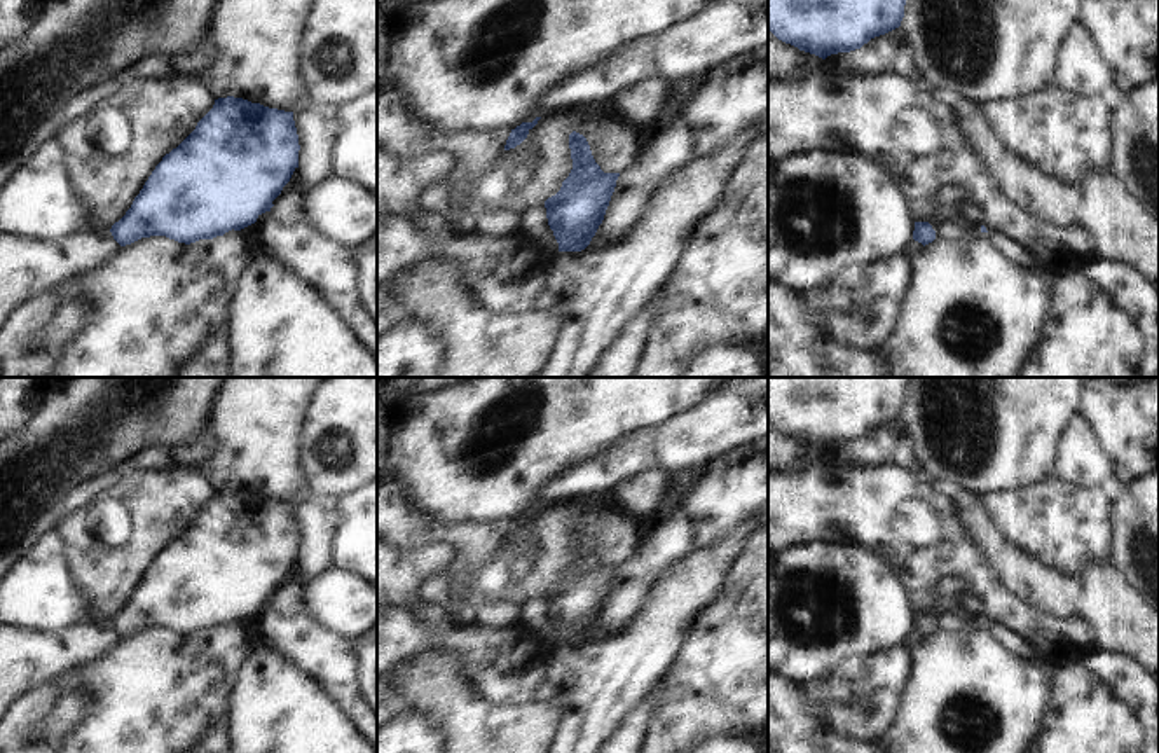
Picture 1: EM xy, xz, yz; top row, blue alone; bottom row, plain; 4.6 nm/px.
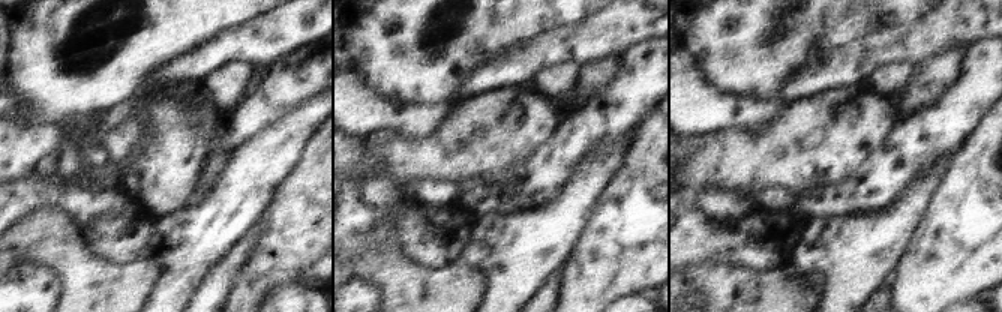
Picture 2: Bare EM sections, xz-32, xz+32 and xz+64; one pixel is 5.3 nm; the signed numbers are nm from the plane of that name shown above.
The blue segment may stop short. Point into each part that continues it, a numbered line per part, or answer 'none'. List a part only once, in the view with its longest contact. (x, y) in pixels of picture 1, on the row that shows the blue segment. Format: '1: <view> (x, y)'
none

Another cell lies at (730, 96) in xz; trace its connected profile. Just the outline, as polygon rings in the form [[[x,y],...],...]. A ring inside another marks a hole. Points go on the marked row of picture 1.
[[[768,45],[703,73],[684,107],[644,136],[637,159],[620,173],[604,220],[586,248],[620,241],[674,171],[710,152],[766,110]]]

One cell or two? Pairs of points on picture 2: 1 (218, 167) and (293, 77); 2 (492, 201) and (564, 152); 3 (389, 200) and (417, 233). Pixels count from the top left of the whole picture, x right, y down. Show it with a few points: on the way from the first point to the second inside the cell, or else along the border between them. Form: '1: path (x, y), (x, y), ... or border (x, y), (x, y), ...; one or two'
1: path (225, 144), (270, 99); one
2: path (510, 201), (518, 198), (546, 170); one
3: border (413, 197), (398, 209), (378, 210), (362, 203); two

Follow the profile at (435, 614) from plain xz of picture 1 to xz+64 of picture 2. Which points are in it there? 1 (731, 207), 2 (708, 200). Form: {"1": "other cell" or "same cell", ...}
{"1": "same cell", "2": "same cell"}

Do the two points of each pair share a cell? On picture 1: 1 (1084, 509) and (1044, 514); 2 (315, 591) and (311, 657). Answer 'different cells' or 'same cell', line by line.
1: same cell
2: different cells

